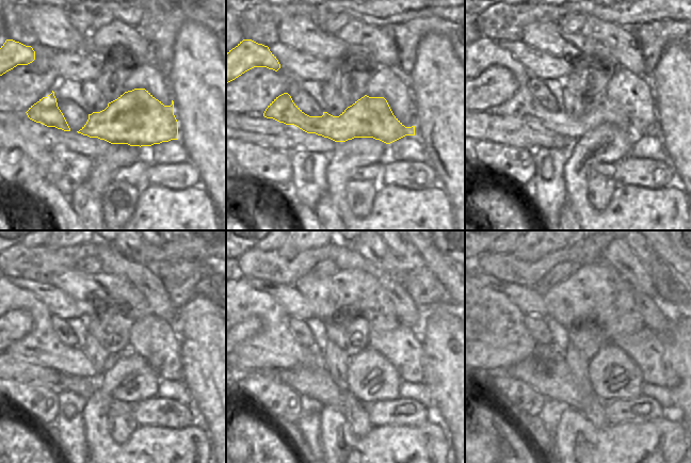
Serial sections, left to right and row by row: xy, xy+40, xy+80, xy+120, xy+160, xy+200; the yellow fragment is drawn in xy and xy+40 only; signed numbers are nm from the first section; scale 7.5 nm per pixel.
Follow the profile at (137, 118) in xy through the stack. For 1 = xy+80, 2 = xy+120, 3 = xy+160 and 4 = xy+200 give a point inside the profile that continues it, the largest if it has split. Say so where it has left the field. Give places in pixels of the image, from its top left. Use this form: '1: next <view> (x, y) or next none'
1: next xy+80 (486, 52)
2: next xy+120 (41, 347)
3: next xy+160 (274, 348)
4: next xy+200 (486, 332)

